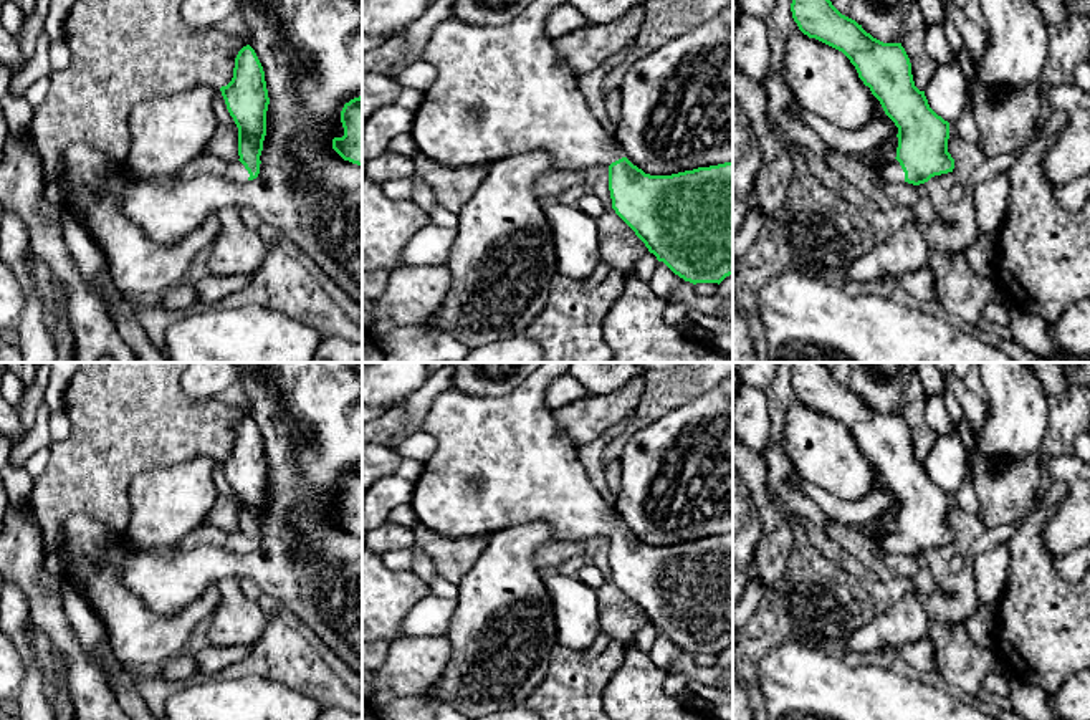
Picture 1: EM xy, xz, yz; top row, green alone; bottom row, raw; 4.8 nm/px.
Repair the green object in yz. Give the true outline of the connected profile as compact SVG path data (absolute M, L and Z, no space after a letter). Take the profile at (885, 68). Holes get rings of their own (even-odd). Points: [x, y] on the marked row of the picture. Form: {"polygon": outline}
{"polygon": "M792 0L791 12L804 35L850 60L858 78L898 127L896 157L880 169L885 184L920 185L935 175L953 172L949 122L930 108L925 91L915 86L911 63L901 43L873 38L830 0Z"}

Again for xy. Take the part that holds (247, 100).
{"polygon": "M250 45L238 51L233 78L220 91L238 127L240 159L228 162L205 151L175 175L155 177L159 184L169 184L174 177L192 179L197 175L217 175L233 184L246 184L258 177L270 98L263 66Z"}

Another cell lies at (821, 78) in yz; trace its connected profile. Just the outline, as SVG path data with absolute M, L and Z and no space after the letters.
M802 31L787 40L782 79L797 104L842 129L855 131L877 118L875 98L850 60Z

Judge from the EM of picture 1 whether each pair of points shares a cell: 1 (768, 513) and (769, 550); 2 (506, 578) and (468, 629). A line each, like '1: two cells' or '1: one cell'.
1: one cell
2: one cell

